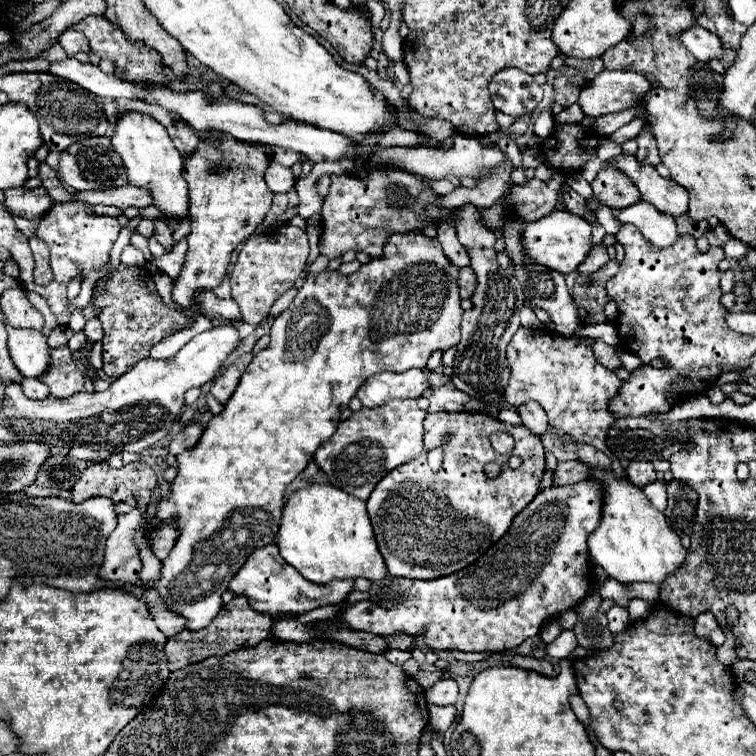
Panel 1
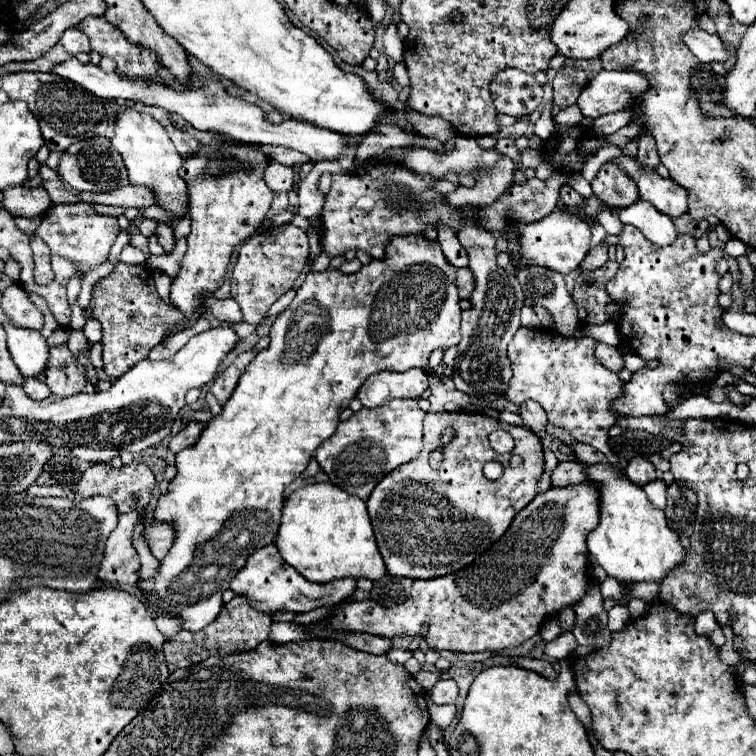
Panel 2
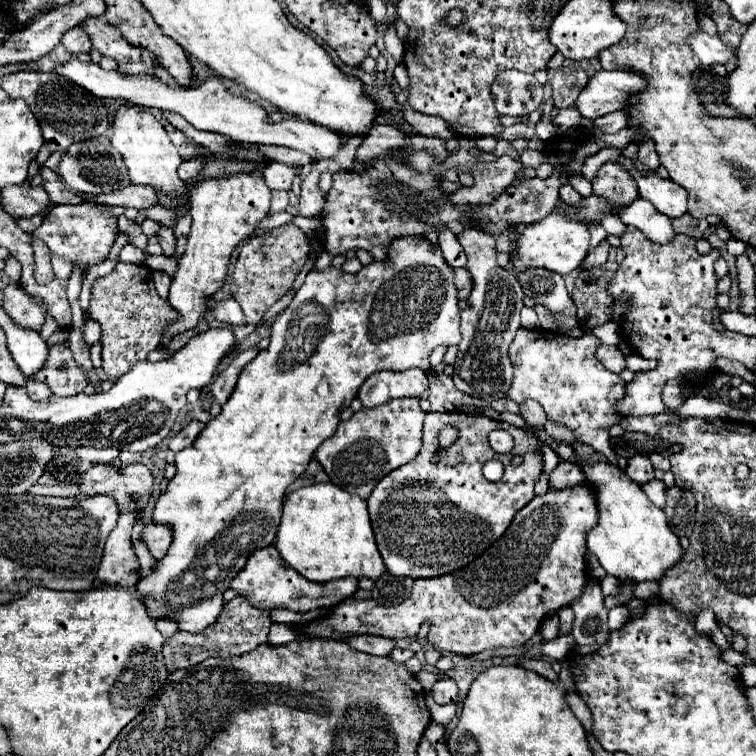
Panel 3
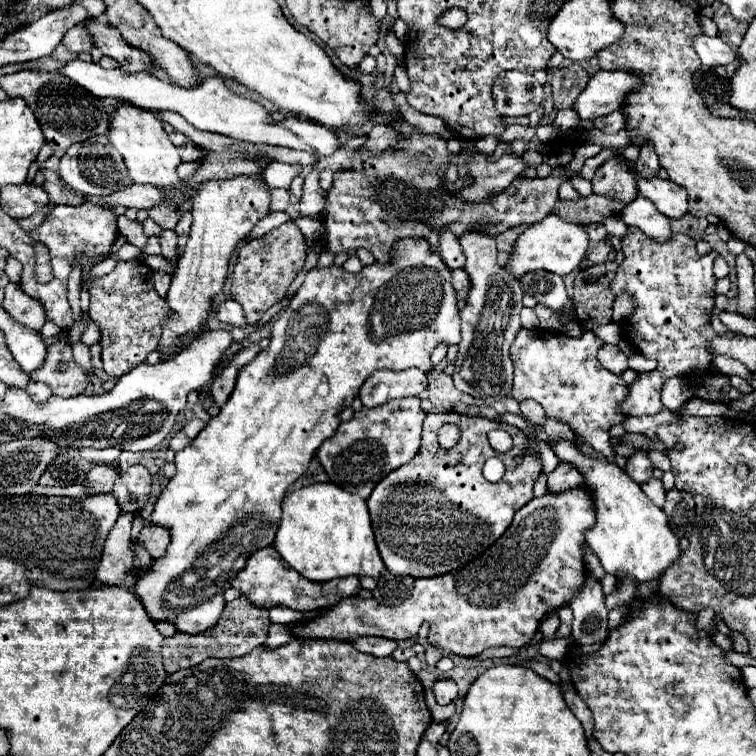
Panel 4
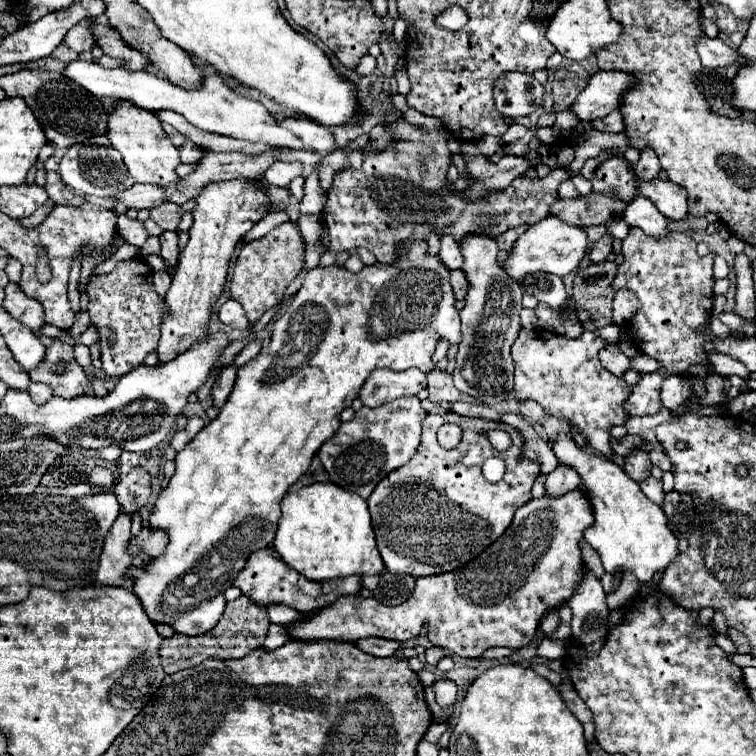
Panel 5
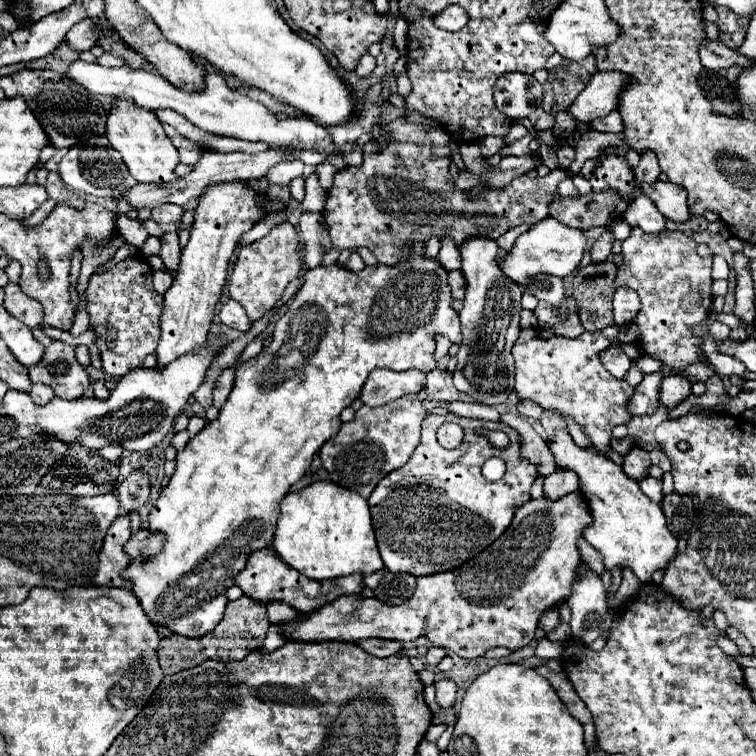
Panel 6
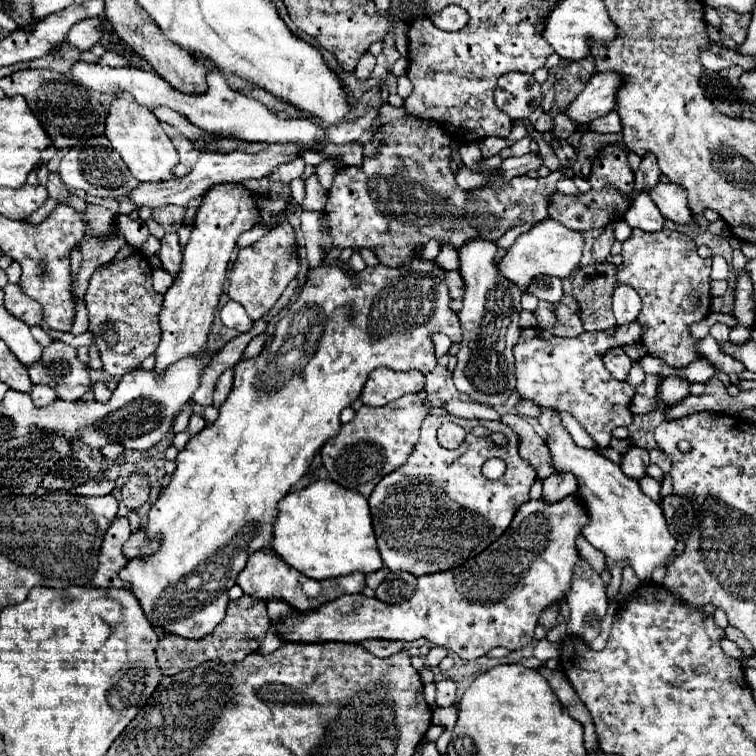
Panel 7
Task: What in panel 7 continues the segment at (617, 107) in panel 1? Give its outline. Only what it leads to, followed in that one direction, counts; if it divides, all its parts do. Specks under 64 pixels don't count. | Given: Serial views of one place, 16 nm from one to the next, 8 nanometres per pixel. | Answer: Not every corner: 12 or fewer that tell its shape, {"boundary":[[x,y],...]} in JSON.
{"boundary":[[594,74],[562,112],[576,124],[606,116],[622,76]]}

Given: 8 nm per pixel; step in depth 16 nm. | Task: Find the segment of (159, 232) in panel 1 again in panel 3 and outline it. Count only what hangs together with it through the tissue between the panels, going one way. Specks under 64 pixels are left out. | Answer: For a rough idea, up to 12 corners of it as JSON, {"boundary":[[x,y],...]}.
{"boundary":[[160,228],[158,240],[164,256],[174,256],[174,230]]}

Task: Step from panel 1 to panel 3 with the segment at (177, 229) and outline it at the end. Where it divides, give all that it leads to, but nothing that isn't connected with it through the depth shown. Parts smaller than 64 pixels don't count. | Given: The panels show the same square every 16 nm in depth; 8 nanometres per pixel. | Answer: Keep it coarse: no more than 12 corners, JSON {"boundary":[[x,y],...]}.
{"boundary":[[187,211],[174,228],[179,238],[190,233],[192,217]]}

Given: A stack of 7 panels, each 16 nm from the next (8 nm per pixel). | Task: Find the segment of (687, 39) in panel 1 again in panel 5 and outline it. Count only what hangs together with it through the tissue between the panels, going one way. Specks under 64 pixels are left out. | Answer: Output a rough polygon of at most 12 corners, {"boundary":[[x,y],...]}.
{"boundary":[[704,36],[696,48],[702,64],[712,70],[732,64],[738,52],[720,38]]}

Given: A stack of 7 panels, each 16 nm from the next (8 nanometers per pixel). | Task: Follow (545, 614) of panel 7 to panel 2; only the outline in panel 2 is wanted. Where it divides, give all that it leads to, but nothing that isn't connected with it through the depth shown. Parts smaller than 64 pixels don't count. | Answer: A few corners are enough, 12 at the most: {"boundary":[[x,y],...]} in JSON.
{"boundary":[[558,616],[542,624],[540,636],[544,642],[560,634]]}

